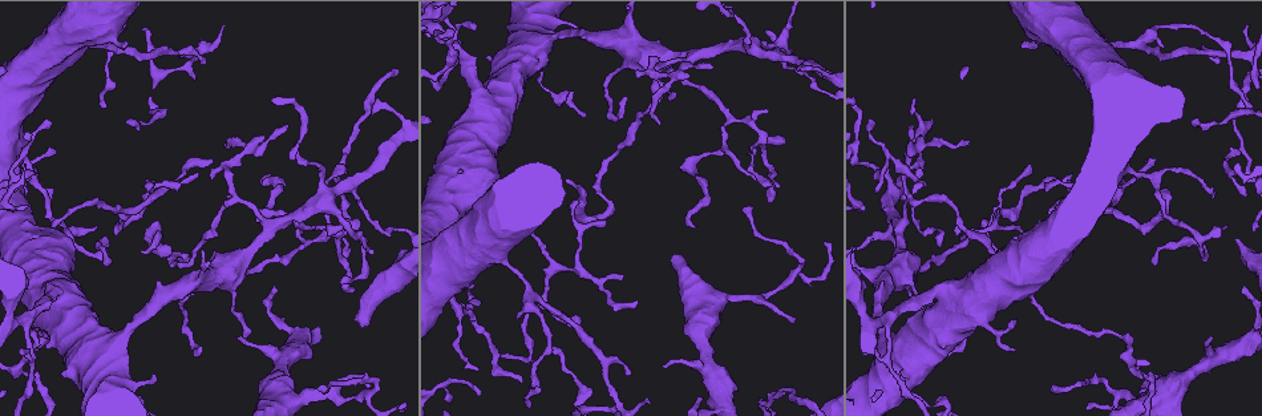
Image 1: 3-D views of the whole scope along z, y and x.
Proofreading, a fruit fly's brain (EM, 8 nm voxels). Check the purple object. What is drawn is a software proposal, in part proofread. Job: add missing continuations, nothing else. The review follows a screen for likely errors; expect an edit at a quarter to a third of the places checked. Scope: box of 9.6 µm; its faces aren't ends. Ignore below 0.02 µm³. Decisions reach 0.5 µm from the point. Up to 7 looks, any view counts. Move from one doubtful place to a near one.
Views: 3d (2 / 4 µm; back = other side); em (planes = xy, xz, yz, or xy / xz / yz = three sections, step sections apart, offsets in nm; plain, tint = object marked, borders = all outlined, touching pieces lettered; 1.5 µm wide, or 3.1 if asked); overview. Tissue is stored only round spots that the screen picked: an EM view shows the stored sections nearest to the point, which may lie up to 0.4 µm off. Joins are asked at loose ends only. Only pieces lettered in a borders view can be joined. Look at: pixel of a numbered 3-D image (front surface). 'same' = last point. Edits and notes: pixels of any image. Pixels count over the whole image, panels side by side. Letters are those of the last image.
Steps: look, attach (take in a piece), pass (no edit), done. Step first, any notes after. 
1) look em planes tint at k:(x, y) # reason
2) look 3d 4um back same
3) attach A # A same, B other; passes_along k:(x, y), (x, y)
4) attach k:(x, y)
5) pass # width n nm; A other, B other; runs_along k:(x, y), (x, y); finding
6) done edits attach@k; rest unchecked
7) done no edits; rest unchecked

look 3d 4um at 1:(577, 320) # branch stops here

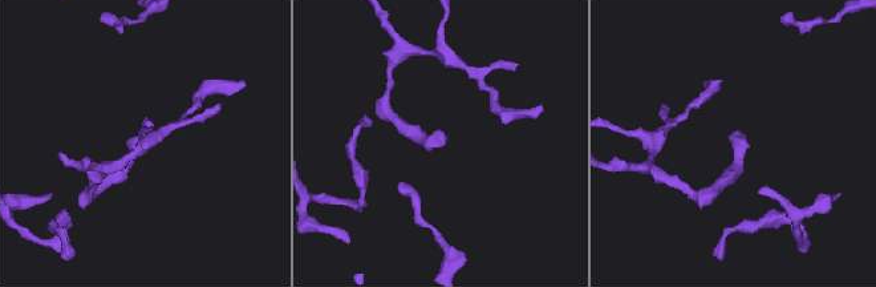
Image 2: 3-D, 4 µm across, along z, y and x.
look em yz step 8 tint at 2:(443, 140) # need the tissue

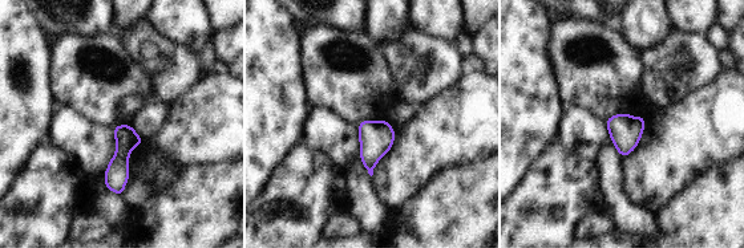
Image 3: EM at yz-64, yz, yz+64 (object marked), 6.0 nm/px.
look em planes borders same

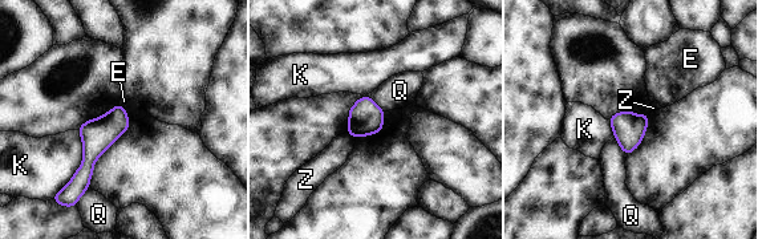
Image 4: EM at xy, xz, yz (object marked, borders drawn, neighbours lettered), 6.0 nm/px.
pass # width 190 nm; E other, K other, Q other, Z other; border 4:(613, 136), (627, 156); no lettered piece goes on from it

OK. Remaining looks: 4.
look 3d 2um at 1:(777, 186) # branch stops here

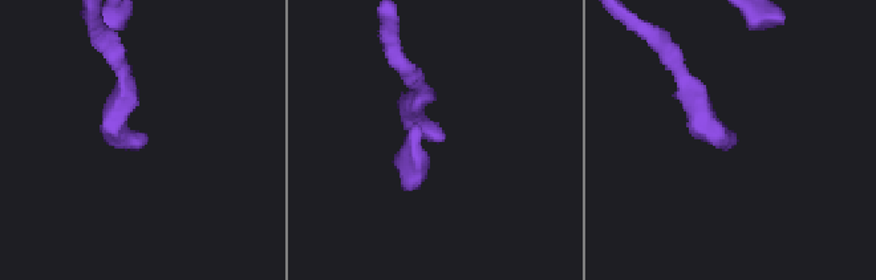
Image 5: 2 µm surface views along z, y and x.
look em planes tint at 5:(145, 139)

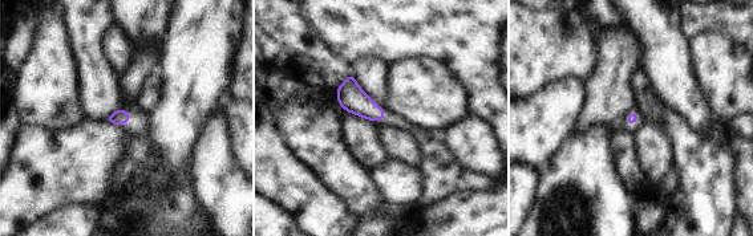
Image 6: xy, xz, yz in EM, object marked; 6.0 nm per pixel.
look em planes borders same

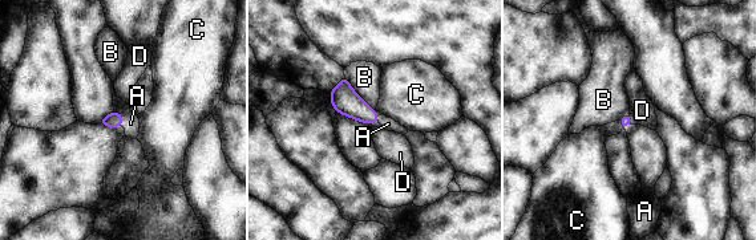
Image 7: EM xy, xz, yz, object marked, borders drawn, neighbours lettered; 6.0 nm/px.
attach A # A same, B other, C other, D other; passes_along 7:(114, 120), (122, 121), (130, 123); it goes on there

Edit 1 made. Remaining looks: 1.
done edits attach@7; rest unchecked

